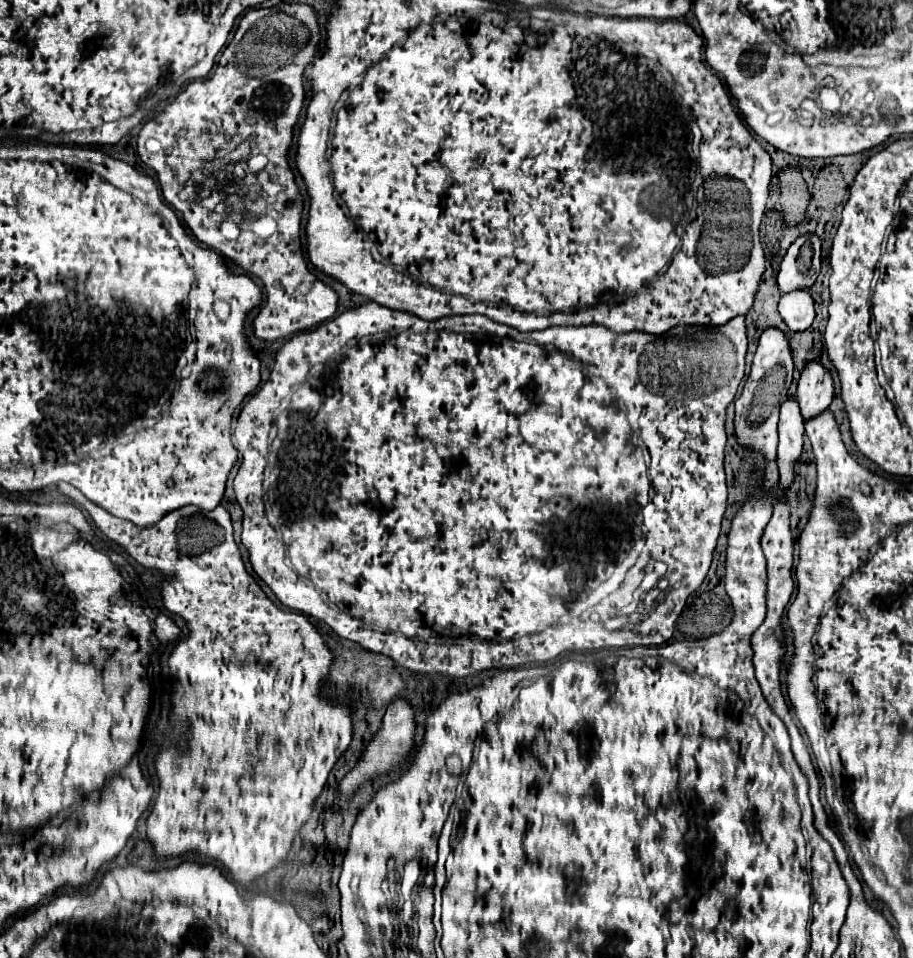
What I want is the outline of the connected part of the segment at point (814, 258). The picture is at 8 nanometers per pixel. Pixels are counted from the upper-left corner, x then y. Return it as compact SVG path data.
M817 235L799 237L783 257L777 273L777 287L781 293L809 289L821 269L821 241Z

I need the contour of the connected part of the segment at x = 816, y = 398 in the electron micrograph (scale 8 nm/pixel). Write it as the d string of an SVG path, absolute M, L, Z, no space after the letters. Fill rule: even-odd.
M811 361L801 371L801 379L797 383L797 401L803 421L817 417L833 401L833 381L821 363Z

